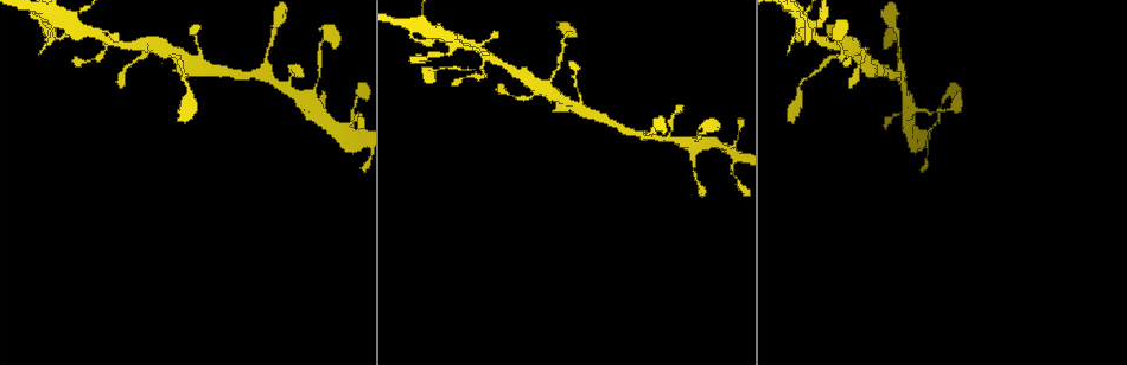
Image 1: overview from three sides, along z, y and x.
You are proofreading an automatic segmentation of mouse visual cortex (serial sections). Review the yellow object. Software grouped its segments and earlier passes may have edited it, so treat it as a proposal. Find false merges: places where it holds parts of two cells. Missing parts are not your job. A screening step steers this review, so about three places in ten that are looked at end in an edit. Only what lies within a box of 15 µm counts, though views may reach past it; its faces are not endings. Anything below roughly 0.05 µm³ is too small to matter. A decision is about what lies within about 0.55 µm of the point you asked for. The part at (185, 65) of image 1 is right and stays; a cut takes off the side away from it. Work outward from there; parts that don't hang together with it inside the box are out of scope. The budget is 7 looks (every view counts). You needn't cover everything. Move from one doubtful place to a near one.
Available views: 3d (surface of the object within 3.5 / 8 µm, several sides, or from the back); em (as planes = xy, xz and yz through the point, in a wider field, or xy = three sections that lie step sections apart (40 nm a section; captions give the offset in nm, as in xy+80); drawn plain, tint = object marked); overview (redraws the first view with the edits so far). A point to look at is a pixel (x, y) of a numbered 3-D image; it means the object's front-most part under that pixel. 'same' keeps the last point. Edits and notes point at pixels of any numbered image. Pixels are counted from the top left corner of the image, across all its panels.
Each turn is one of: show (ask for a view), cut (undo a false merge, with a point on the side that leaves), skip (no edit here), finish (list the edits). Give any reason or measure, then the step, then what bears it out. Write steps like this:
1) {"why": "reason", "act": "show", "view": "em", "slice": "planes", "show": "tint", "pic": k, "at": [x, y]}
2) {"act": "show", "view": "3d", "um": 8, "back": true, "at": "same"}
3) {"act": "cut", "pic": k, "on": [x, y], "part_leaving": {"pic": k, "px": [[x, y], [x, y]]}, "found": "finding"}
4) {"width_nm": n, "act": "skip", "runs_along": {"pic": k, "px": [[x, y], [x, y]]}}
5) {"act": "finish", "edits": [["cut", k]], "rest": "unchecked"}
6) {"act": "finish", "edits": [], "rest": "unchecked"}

{"why": "sharp bend", "act": "show", "view": "3d", "um": 3.5, "pic": 1, "at": [841, 49]}

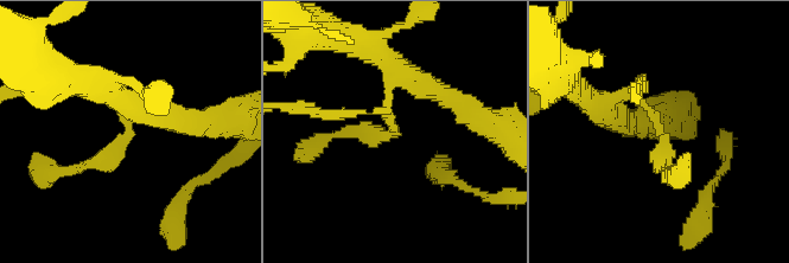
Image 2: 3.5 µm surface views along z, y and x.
{"act": "show", "view": "em", "slice": "xy", "step": 1, "show": "tint", "pic": 2, "at": [130, 129]}

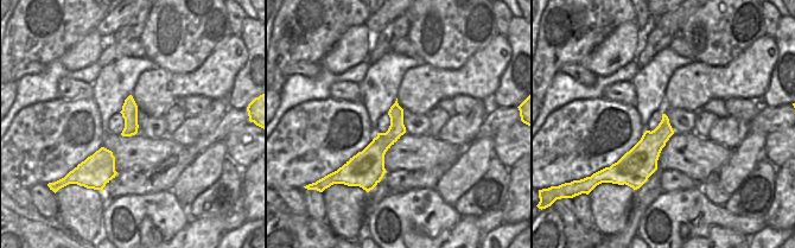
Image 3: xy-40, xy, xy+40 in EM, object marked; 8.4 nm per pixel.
{"width_nm": 160, "act": "skip", "runs_along": {"pic": 2, "px": [[402, 74], [385, 110], [395, 132], [330, 138]]}, "found": "continuous, no second cell"}

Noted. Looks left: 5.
{"act": "show", "view": "3d", "um": 3.5, "pic": 1, "at": [526, 99]}

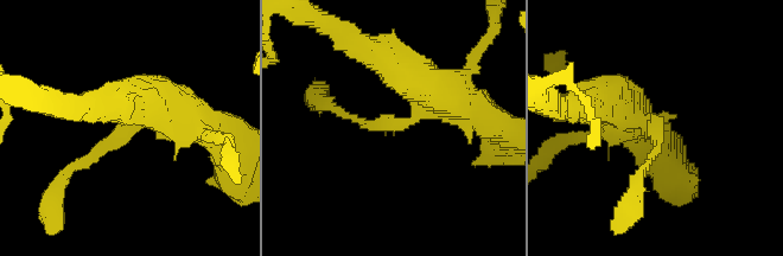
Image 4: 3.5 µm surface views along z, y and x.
{"arm_widths_nm": [150, 600], "act": "show", "view": "em", "slice": "xy", "step": 5, "show": "plain", "pic": 4, "at": [396, 125]}

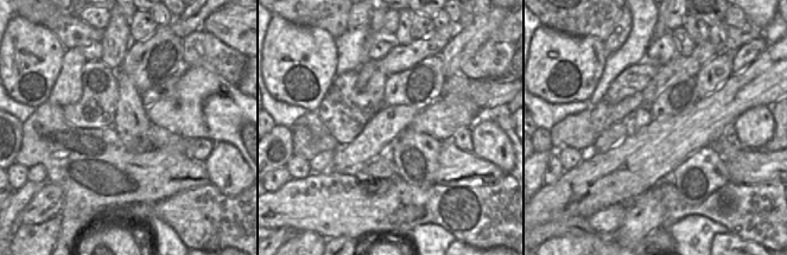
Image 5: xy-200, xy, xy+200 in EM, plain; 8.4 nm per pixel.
{"act": "show", "view": "em", "slice": "xy", "step": 5, "show": "tint", "at": "same"}

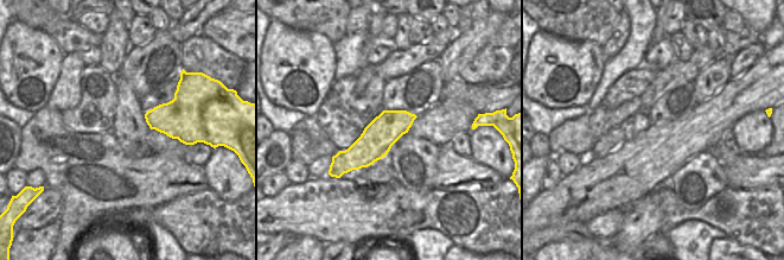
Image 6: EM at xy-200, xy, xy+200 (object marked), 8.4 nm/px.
{"width_nm": 280, "act": "skip", "runs_along": {"pic": 4, "px": [[193, 121], [139, 117], [69, 172]]}, "found": "one cell here"}

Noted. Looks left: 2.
{"why": "narrows sharply", "act": "show", "view": "3d", "um": 8, "pic": 1, "at": [289, 72]}

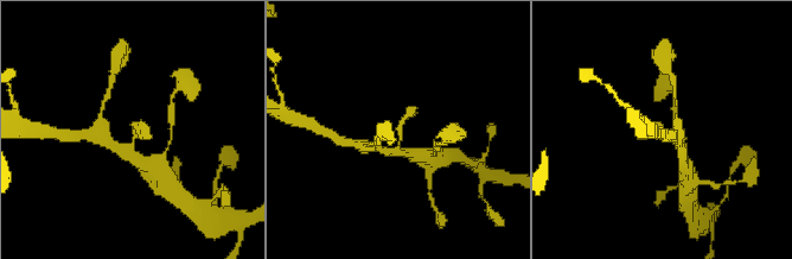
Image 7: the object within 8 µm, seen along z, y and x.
{"why": "need the tissue", "act": "show", "view": "em", "slice": "planes", "show": "tint", "pic": 7, "at": [399, 132]}

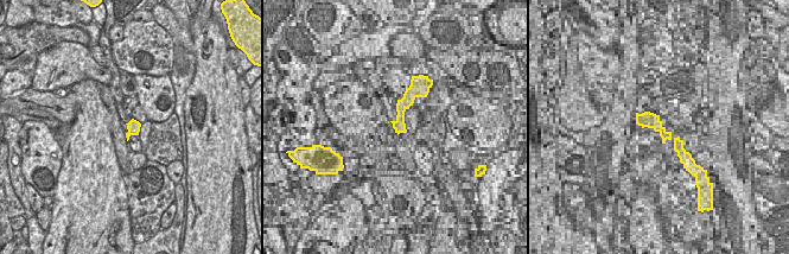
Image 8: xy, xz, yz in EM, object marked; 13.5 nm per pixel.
{"act": "skip", "runs_along": {"pic": 7, "px": [[388, 151], [415, 107]]}, "found": "continuous, no second cell"}

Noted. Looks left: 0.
{"act": "finish", "edits": [], "rest": "unchecked"}

